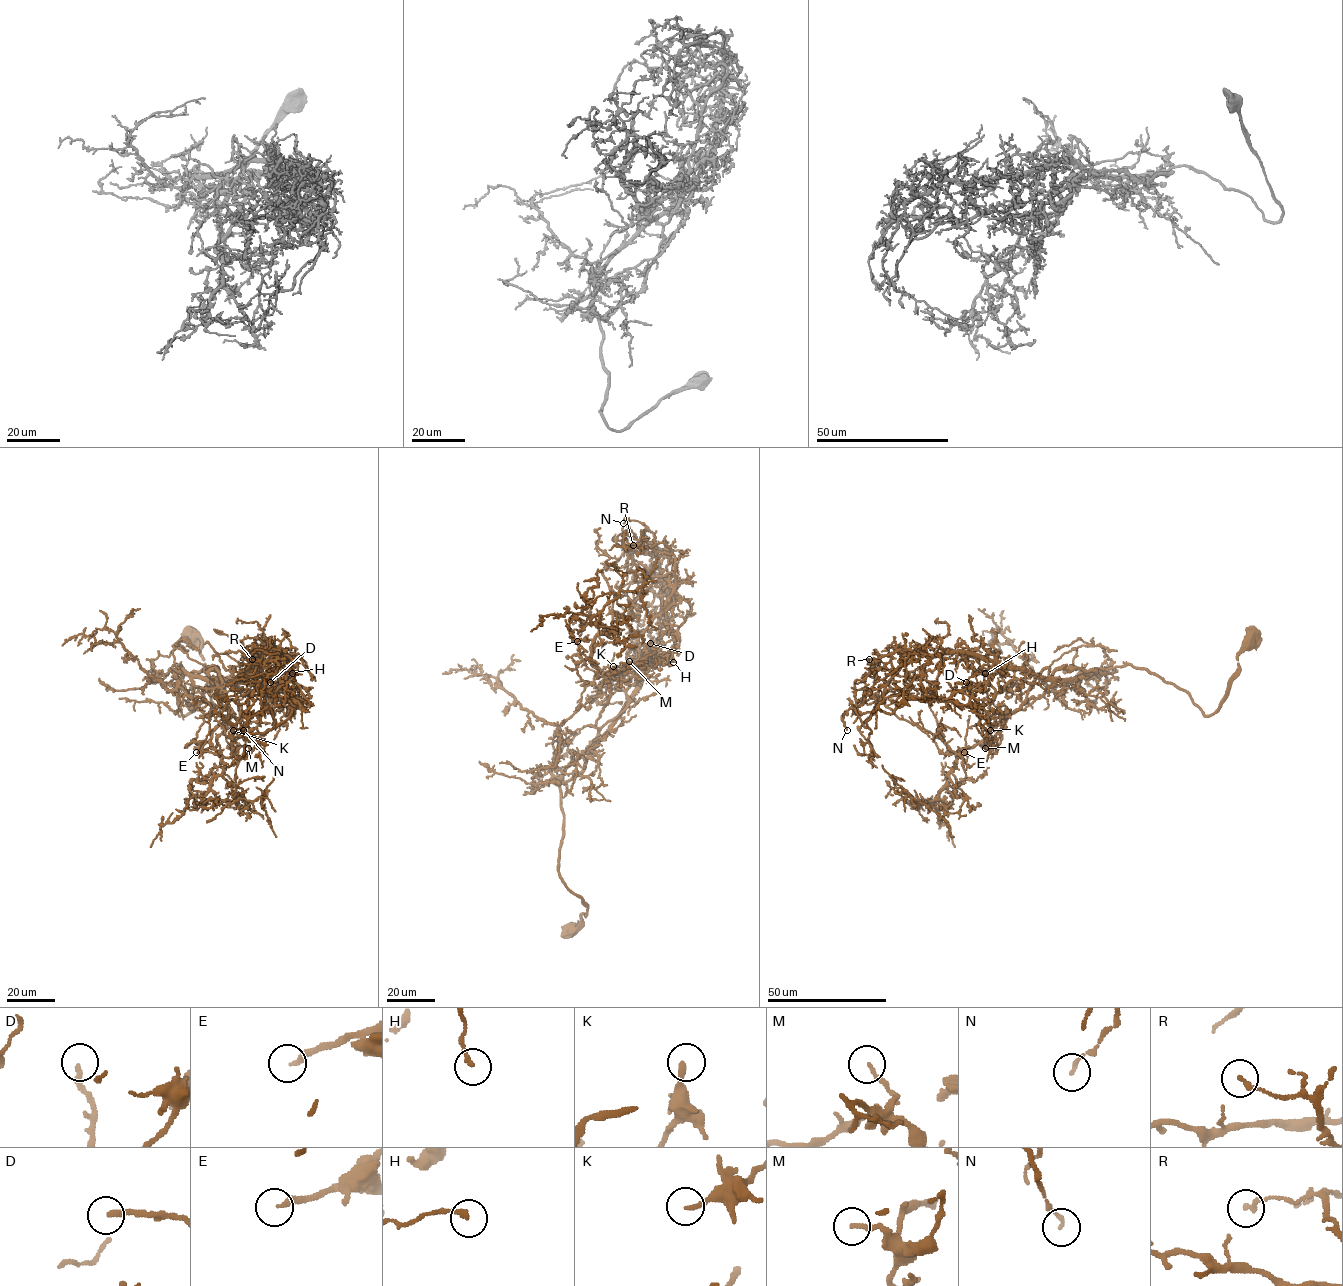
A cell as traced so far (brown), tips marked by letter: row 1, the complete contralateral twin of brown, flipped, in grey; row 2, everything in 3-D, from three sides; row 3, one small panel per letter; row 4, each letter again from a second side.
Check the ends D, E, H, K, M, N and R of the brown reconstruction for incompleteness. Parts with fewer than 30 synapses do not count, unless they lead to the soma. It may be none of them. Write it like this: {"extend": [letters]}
{"extend": ["E"]}

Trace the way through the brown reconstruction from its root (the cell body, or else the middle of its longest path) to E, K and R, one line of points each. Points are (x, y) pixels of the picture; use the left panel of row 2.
E: (189, 635), (207, 683), (181, 715), (180, 664), (178, 685), (204, 713), (225, 716), (196, 752)
K: (189, 635), (201, 645), (207, 683), (201, 703), (181, 715), (180, 664), (171, 668), (178, 685), (233, 730)
R: (189, 635), (207, 683), (182, 715), (180, 664), (233, 679), (282, 651), (252, 659)

